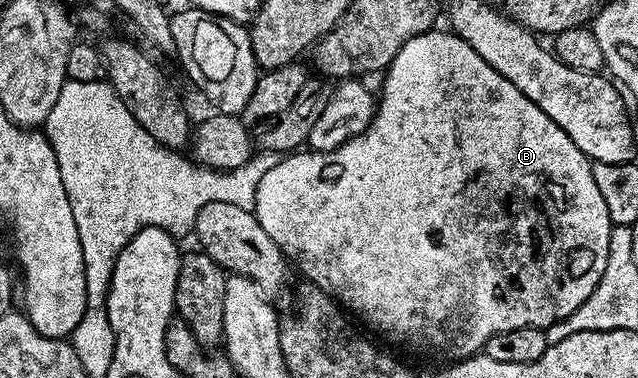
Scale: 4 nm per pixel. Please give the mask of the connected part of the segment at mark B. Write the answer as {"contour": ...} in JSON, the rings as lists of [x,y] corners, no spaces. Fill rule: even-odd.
{"contour":[[[433,28],[424,34],[415,34],[410,40],[406,40],[406,44],[402,44],[398,56],[394,56],[394,60],[388,65],[387,71],[383,75],[383,78],[385,77],[384,87],[381,88],[380,94],[378,90],[376,114],[372,118],[372,123],[358,136],[354,136],[346,144],[333,150],[304,148],[277,160],[274,168],[270,168],[270,172],[266,172],[266,176],[262,176],[262,184],[258,184],[254,213],[258,224],[262,224],[262,228],[266,228],[266,236],[270,236],[270,240],[274,240],[274,244],[278,244],[278,248],[284,253],[285,258],[294,263],[295,269],[297,266],[308,277],[305,279],[311,285],[324,290],[331,298],[336,299],[345,311],[351,312],[353,315],[356,313],[369,326],[369,328],[367,327],[369,331],[377,330],[378,333],[385,334],[386,337],[393,338],[396,342],[421,342],[422,345],[429,346],[430,349],[437,350],[440,354],[445,354],[448,360],[459,360],[483,351],[490,336],[494,336],[498,332],[510,332],[514,328],[530,328],[531,326],[547,328],[554,325],[555,322],[560,322],[566,316],[570,316],[570,312],[577,310],[588,299],[590,292],[594,292],[598,280],[602,280],[602,272],[606,272],[613,222],[608,215],[606,203],[602,200],[602,195],[598,192],[598,187],[594,182],[594,175],[591,172],[592,162],[577,148],[574,140],[570,140],[570,136],[566,136],[566,132],[562,132],[562,128],[558,128],[558,124],[554,124],[554,120],[550,120],[550,116],[546,116],[546,112],[542,112],[542,108],[538,108],[538,104],[534,104],[529,98],[522,96],[522,92],[518,92],[518,88],[514,88],[514,84],[510,84],[510,80],[506,80],[498,72],[494,72],[494,68],[490,68],[490,64],[486,64],[486,60],[482,60],[482,56],[478,56],[478,52],[474,52],[474,48],[470,48],[470,44],[466,44],[466,40],[462,40],[457,34],[451,33],[447,29],[444,29],[445,31],[440,29]]]}

